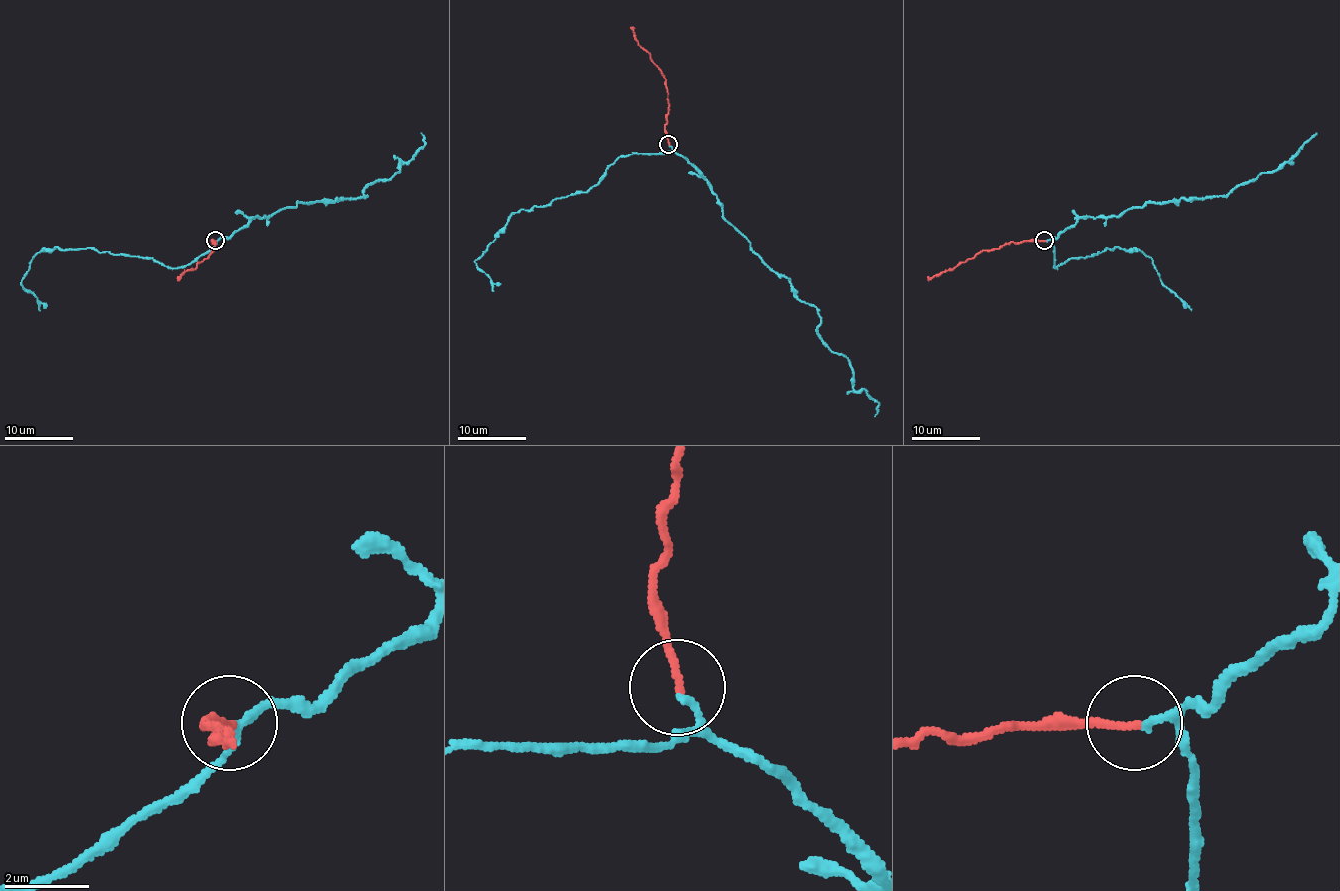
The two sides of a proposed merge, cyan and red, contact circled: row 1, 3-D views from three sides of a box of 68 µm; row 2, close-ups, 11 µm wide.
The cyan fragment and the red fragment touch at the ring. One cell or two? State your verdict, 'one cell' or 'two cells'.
one cell

